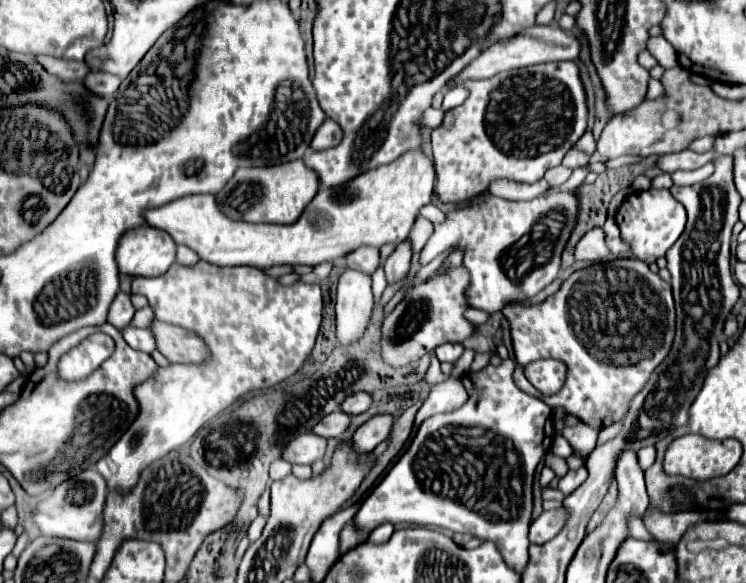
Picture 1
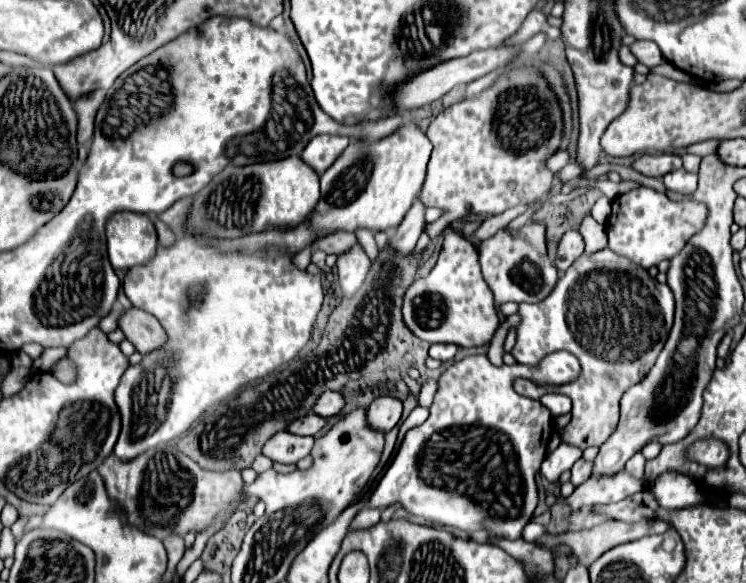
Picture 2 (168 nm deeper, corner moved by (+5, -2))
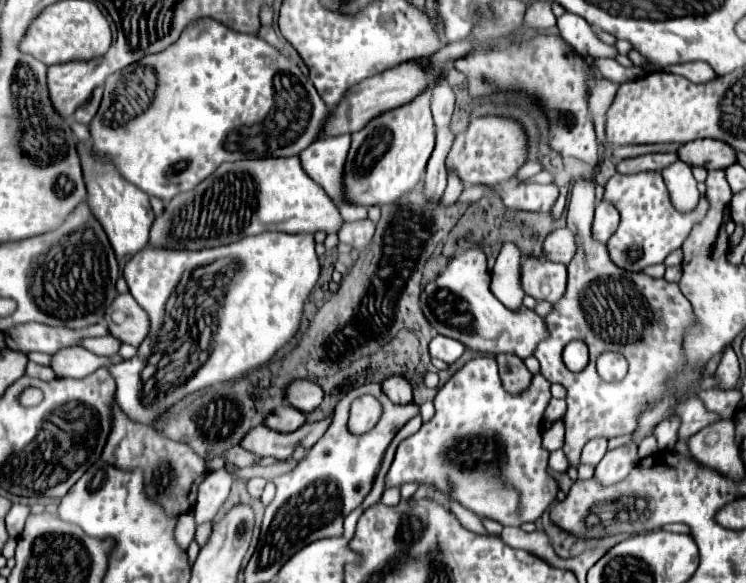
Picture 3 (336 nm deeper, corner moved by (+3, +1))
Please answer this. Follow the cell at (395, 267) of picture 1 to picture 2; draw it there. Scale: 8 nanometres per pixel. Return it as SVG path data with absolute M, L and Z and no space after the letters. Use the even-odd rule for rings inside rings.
M416 200L412 204L412 208L408 210L408 214L404 216L404 220L400 222L400 226L392 232L390 244L396 250L400 250L400 254L408 254L410 250L414 250L424 226L426 226L424 214L426 214L426 206L420 204L420 200Z

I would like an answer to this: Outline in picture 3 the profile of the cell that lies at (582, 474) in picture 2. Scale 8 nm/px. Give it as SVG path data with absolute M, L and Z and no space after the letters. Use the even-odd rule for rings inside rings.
M594 439L594 441L588 441L588 445L582 449L582 455L580 455L580 463L582 465L592 465L596 467L598 461L604 457L606 453L606 439Z

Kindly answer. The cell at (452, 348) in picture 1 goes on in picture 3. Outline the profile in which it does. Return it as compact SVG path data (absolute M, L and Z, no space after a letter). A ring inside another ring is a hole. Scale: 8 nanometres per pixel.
M436 335L430 341L430 355L436 359L442 359L444 363L454 363L462 353L464 353L464 345L458 343L456 339Z

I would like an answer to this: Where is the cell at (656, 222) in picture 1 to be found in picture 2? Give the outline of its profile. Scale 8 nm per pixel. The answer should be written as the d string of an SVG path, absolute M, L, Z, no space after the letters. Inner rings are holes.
M638 186L614 198L612 208L612 216L606 222L608 248L646 270L650 266L658 266L658 262L662 260L670 260L672 256L676 256L676 252L684 248L684 242L700 232L706 220L706 208L702 204L672 202L666 194L646 186Z

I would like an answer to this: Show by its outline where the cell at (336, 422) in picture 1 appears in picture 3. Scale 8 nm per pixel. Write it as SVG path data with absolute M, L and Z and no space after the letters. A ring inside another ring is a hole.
M290 405L278 407L278 409L266 419L266 425L268 425L270 429L282 431L282 433L296 431L296 429L300 429L304 423L306 423L306 413L302 413L302 411L298 411L298 409L292 409Z

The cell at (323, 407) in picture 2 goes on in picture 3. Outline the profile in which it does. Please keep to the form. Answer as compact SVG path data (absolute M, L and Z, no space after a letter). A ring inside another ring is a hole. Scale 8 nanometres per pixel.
M294 381L294 385L290 385L290 389L286 391L288 403L304 413L312 413L316 411L322 401L324 401L324 391L318 383L312 381Z

